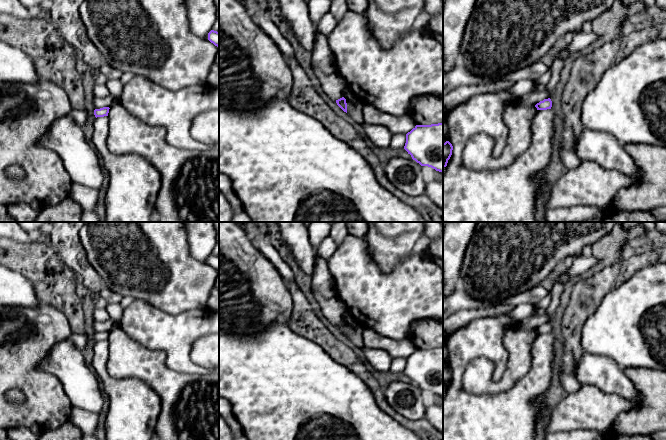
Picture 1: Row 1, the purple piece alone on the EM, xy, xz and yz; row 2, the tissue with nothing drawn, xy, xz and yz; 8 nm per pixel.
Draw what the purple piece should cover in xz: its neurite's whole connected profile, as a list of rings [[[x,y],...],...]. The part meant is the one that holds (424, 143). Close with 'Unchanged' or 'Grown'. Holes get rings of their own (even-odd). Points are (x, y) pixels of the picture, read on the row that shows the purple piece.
[[[443,123],[416,125],[406,134],[404,149],[421,166],[443,172]]]. Unchanged

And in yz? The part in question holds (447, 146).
[[[449,141],[443,143],[443,167],[447,166],[448,160],[452,155],[453,146]]]. Unchanged

